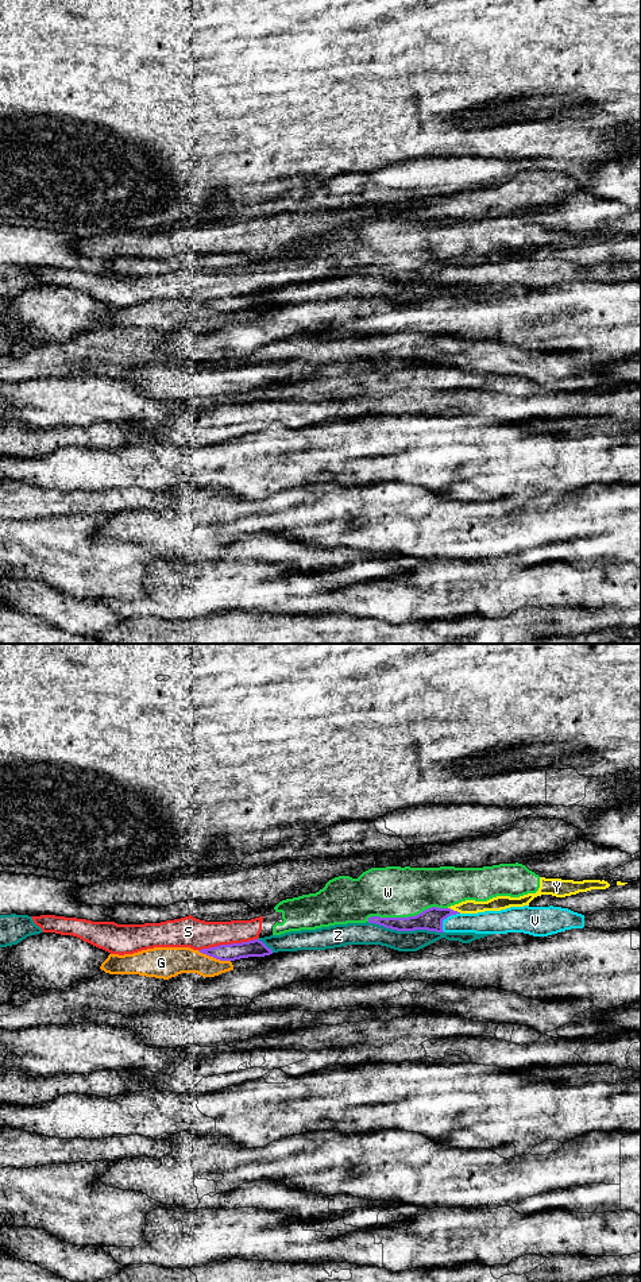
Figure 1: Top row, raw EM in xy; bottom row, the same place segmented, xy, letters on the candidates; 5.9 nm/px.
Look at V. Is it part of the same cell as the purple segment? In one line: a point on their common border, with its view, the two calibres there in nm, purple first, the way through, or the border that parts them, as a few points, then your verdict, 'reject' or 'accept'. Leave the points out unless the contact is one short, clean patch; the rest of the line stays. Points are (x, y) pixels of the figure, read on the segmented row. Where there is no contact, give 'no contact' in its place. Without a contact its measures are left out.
meets purple in xy at (446, 918); 140 nm thick on the purple side, 140 nm on the other; runs through xy (431, 919), (446, 918), (454, 922), (487, 922); accept

